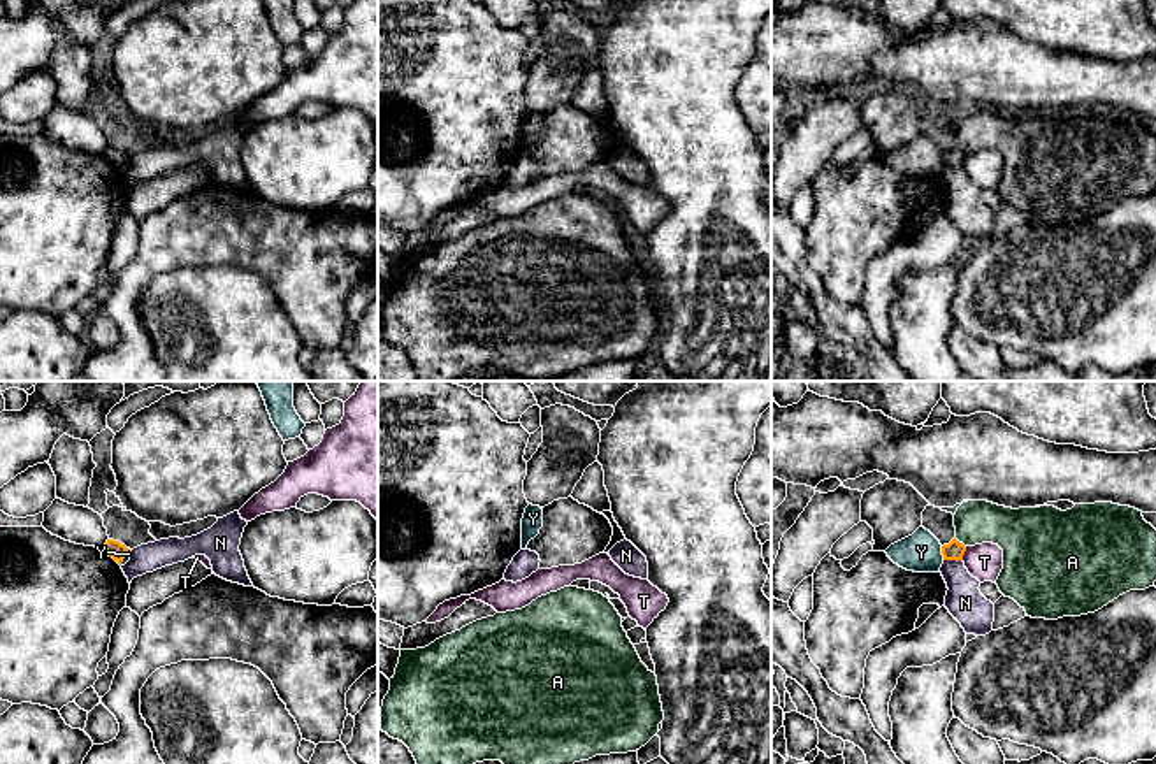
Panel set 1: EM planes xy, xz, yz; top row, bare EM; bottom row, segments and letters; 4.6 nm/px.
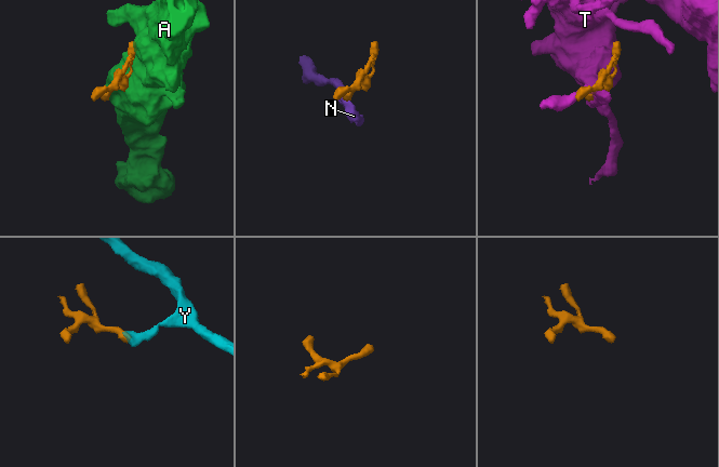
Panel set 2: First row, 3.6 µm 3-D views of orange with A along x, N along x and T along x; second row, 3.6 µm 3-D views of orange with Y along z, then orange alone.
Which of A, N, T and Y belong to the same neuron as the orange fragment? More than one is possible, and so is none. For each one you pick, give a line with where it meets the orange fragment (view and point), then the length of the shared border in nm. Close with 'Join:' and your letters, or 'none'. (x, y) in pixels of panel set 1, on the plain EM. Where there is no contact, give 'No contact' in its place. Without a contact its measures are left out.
Join: none

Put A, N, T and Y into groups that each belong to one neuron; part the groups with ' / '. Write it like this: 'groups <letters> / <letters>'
groups A / N / T / Y

